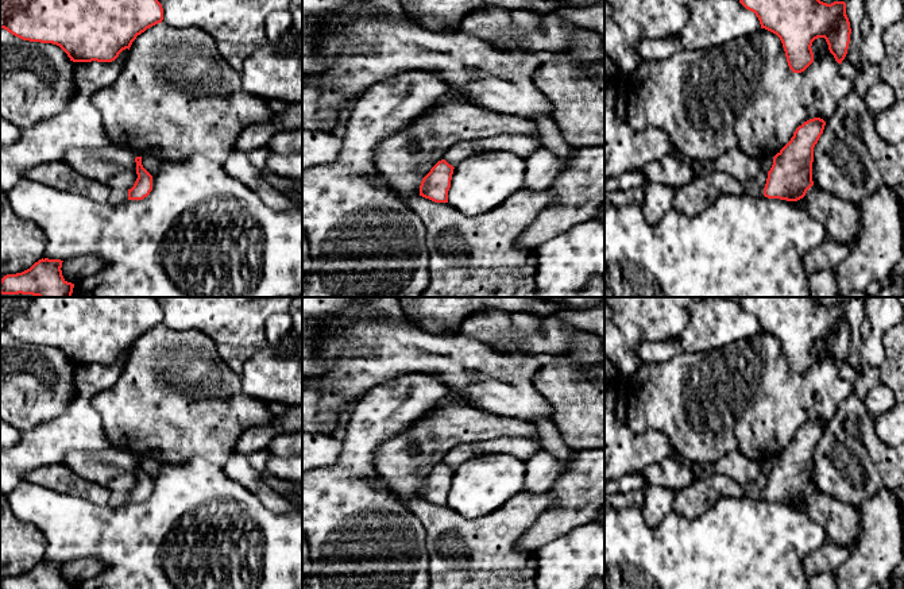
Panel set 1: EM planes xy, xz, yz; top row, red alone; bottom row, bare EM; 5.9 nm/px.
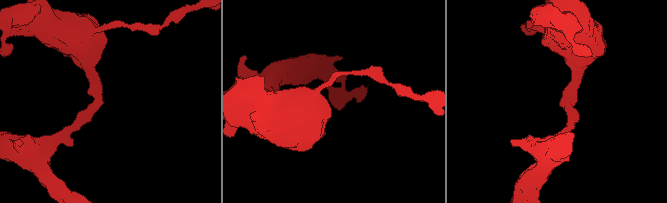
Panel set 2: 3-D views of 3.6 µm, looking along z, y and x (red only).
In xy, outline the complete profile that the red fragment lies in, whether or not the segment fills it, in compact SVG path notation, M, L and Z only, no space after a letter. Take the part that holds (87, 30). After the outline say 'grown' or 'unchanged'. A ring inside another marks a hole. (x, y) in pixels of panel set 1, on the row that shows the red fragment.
M0 0L0 28L23 41L57 45L73 62L112 62L123 50L130 50L138 35L162 20L158 0Z; unchanged

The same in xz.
M445 159L439 161L422 178L420 196L434 203L448 203L448 190L451 188L453 169Z; unchanged

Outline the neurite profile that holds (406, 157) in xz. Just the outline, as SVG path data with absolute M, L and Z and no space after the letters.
M447 96L433 108L424 111L405 128L383 138L375 147L375 166L379 174L390 180L391 188L401 195L420 195L422 178L456 145L463 140L483 139L494 135L530 135L541 140L537 122L519 116L494 112L471 101Z

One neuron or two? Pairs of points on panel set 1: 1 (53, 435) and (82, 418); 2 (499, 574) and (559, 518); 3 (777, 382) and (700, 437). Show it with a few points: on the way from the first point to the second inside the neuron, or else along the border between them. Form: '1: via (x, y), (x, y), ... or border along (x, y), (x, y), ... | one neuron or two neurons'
1: via (60, 435), (76, 424) | one neuron
2: border along (537, 519), (518, 542), (520, 546), (534, 553) | two neurons
3: via (758, 401), (723, 437), (719, 437) | one neuron

